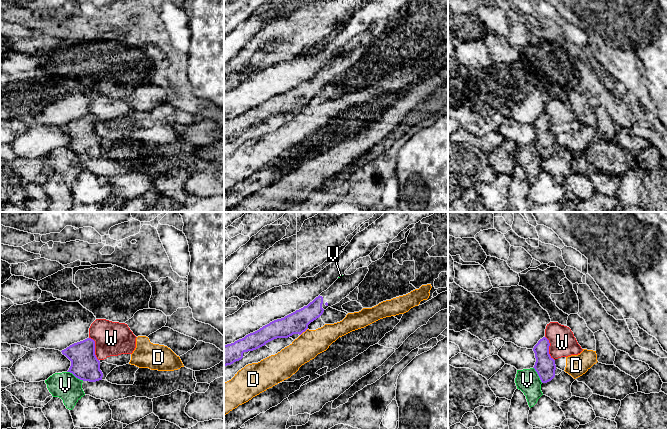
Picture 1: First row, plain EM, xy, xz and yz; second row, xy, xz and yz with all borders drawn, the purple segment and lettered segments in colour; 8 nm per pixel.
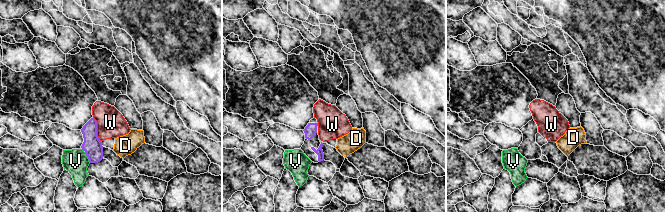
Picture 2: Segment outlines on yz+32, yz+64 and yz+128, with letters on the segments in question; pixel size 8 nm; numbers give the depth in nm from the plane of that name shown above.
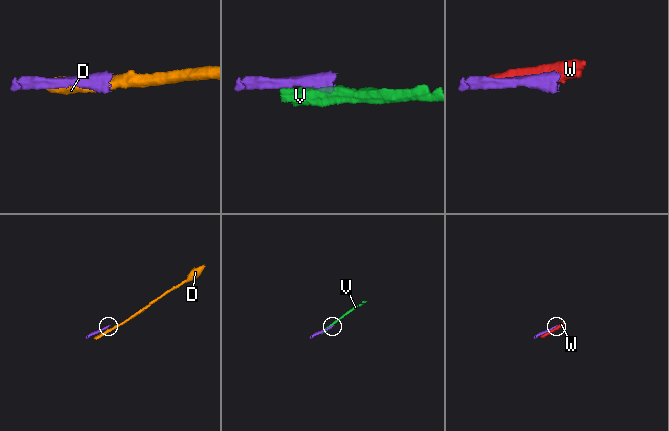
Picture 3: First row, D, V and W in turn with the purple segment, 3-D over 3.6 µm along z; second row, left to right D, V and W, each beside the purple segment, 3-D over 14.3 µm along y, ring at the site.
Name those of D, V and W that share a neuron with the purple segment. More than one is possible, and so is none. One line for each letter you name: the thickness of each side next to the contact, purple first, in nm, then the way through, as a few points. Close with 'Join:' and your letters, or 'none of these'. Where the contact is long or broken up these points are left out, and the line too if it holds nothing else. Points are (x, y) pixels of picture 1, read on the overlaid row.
Join: none of these

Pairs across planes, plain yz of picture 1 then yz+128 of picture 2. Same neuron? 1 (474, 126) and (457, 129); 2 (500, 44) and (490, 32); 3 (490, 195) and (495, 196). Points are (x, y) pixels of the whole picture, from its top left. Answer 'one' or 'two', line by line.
1: one
2: two
3: two

